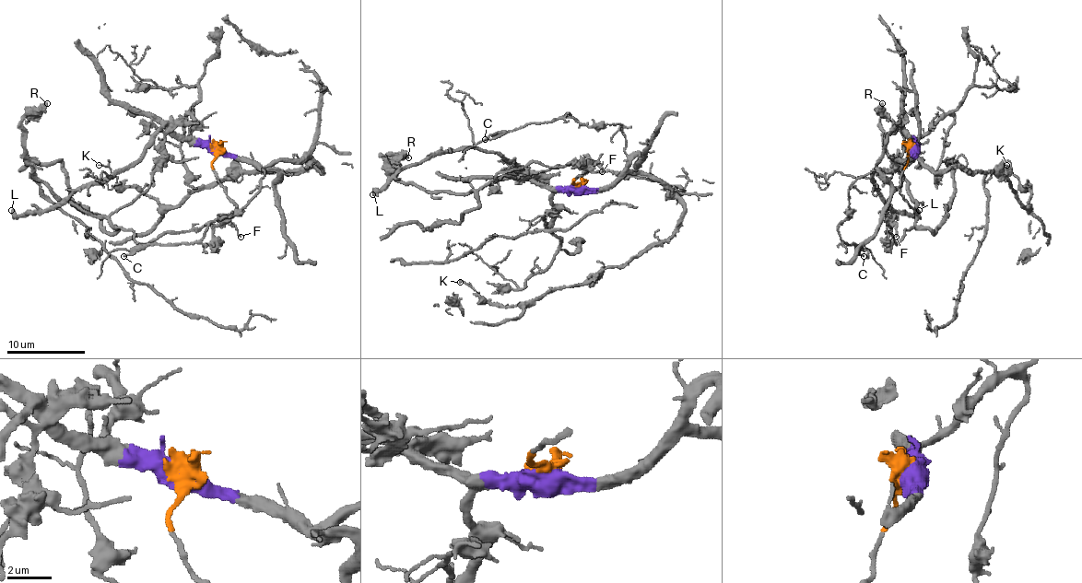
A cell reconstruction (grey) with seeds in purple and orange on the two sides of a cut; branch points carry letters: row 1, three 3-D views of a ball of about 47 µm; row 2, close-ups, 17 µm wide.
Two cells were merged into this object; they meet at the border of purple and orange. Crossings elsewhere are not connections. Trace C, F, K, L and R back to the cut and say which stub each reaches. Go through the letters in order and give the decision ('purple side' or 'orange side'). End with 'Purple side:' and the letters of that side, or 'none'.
C: purple side
F: orange side
K: purple side
L: purple side
R: orange side
Purple side: C, K, L

